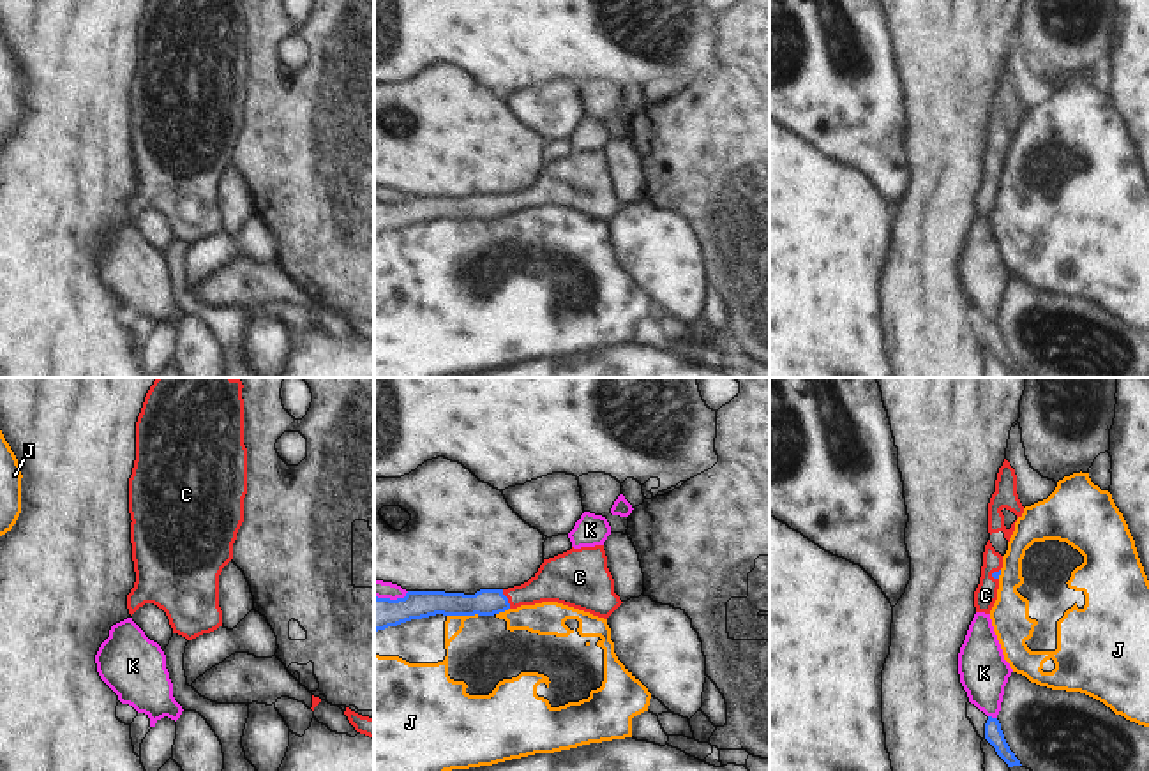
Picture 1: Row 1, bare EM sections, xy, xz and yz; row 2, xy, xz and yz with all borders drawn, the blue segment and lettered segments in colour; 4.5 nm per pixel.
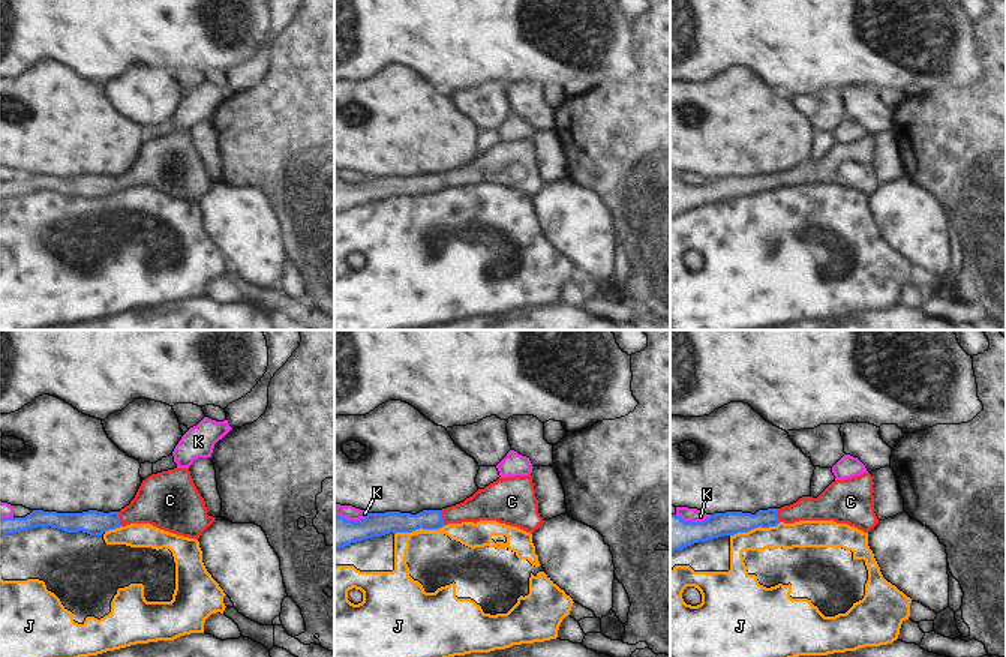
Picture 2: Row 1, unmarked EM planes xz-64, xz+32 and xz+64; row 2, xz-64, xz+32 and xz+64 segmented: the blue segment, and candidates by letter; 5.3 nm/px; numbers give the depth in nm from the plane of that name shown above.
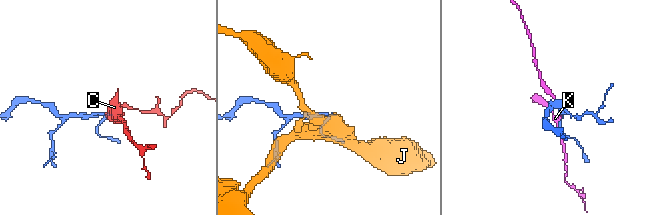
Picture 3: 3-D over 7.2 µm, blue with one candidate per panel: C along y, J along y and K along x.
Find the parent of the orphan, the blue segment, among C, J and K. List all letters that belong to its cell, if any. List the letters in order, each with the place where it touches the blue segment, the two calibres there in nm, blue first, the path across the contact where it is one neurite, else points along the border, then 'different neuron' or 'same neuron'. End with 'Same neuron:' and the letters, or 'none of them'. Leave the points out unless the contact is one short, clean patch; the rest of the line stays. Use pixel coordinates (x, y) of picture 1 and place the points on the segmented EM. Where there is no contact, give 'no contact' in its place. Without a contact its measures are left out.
C: meets blue in xz at (507, 598); 130 nm thick on the blue side, 200 nm on the other; runs through xz (486, 602), (507, 598), (535, 591), (558, 579); same neuron
J: meets blue in xz at (463, 614); 130 nm thick on the blue side, 100 nm on the other; different neuron
K: meets blue in xz at (389, 598); 150 nm thick on the blue side, 80 nm on the other; different neuron
Same neuron: C

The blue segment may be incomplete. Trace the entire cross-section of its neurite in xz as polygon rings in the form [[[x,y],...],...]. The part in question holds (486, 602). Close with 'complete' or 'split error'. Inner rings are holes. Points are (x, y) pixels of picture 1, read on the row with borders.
[[[604,545],[572,547],[544,559],[528,582],[508,589],[480,589],[475,595],[408,591],[397,600],[374,596],[374,632],[436,614],[494,616],[542,602],[558,602],[607,619],[623,602],[614,593]]]; split error

